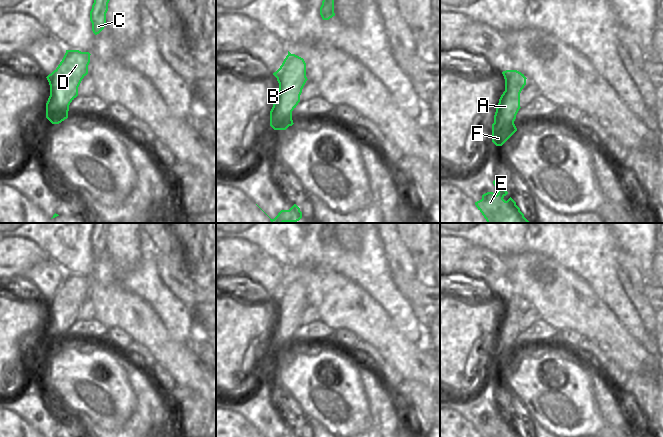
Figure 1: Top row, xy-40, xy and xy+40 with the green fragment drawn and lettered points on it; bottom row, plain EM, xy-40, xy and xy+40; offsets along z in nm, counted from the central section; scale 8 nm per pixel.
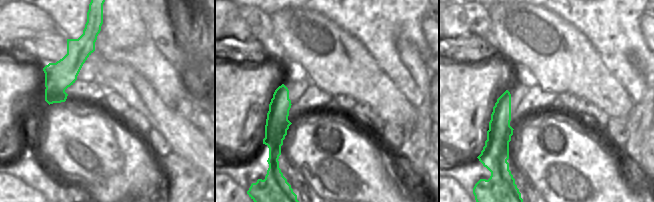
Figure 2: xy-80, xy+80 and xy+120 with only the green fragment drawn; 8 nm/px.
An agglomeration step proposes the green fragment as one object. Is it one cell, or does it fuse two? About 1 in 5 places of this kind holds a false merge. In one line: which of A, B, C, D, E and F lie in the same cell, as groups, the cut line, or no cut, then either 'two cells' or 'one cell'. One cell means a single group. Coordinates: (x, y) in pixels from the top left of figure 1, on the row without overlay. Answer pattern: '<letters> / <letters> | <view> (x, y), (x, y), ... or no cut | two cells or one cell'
A B C D E F | no cut | one cell

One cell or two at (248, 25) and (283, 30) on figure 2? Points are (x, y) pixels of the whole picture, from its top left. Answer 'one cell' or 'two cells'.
two cells

